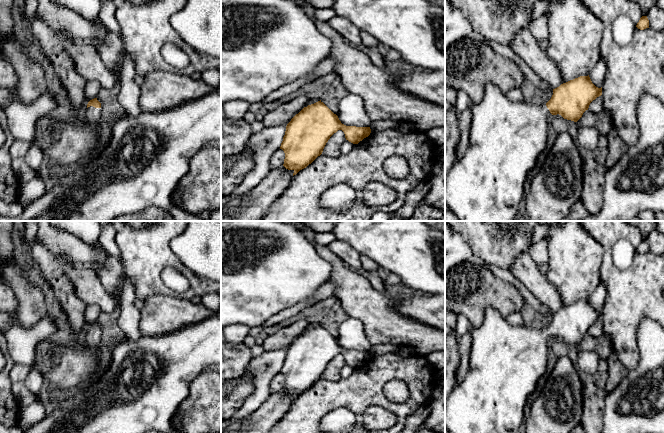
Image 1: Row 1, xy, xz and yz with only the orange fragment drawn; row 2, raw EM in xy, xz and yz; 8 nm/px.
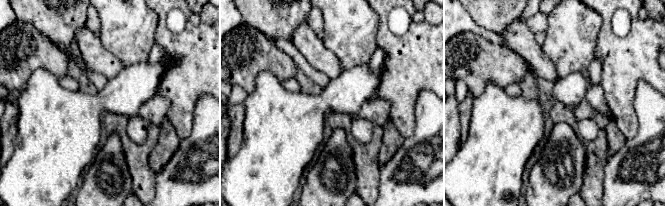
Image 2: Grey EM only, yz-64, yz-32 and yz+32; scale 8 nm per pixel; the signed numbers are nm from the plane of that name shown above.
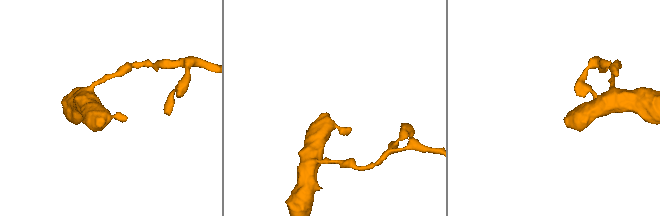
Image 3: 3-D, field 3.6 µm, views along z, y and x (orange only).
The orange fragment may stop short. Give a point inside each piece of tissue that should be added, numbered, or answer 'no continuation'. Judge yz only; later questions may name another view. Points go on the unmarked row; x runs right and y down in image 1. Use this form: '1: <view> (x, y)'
1: yz (506, 362)

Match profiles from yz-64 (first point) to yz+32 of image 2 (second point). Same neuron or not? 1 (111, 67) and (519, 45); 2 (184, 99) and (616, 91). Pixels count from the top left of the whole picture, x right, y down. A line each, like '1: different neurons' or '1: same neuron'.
1: same neuron
2: same neuron

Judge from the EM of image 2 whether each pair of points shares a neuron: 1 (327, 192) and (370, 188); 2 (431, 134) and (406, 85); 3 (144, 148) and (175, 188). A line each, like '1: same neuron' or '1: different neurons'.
1: different neurons
2: different neurons
3: different neurons

